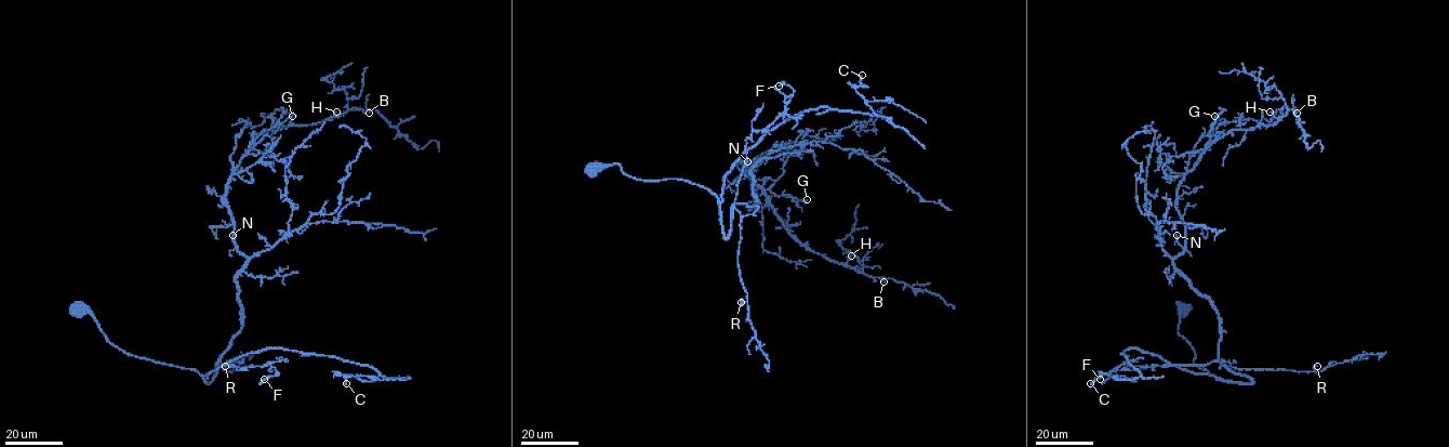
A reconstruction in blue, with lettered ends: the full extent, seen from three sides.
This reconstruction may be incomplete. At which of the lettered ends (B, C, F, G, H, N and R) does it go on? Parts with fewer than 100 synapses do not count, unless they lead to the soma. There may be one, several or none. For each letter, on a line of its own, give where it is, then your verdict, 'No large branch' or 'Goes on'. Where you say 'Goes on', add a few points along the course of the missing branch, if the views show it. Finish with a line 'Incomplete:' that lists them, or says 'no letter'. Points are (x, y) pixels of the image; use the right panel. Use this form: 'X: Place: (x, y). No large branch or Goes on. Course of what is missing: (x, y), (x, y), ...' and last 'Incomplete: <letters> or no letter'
B: Place: (1297, 113). No large branch
C: Place: (1090, 383). No large branch
F: Place: (1100, 379). No large branch
G: Place: (1214, 116). No large branch
H: Place: (1270, 112). No large branch
N: Place: (1177, 235). No large branch
R: Place: (1317, 366). No large branch
Incomplete: no letter

